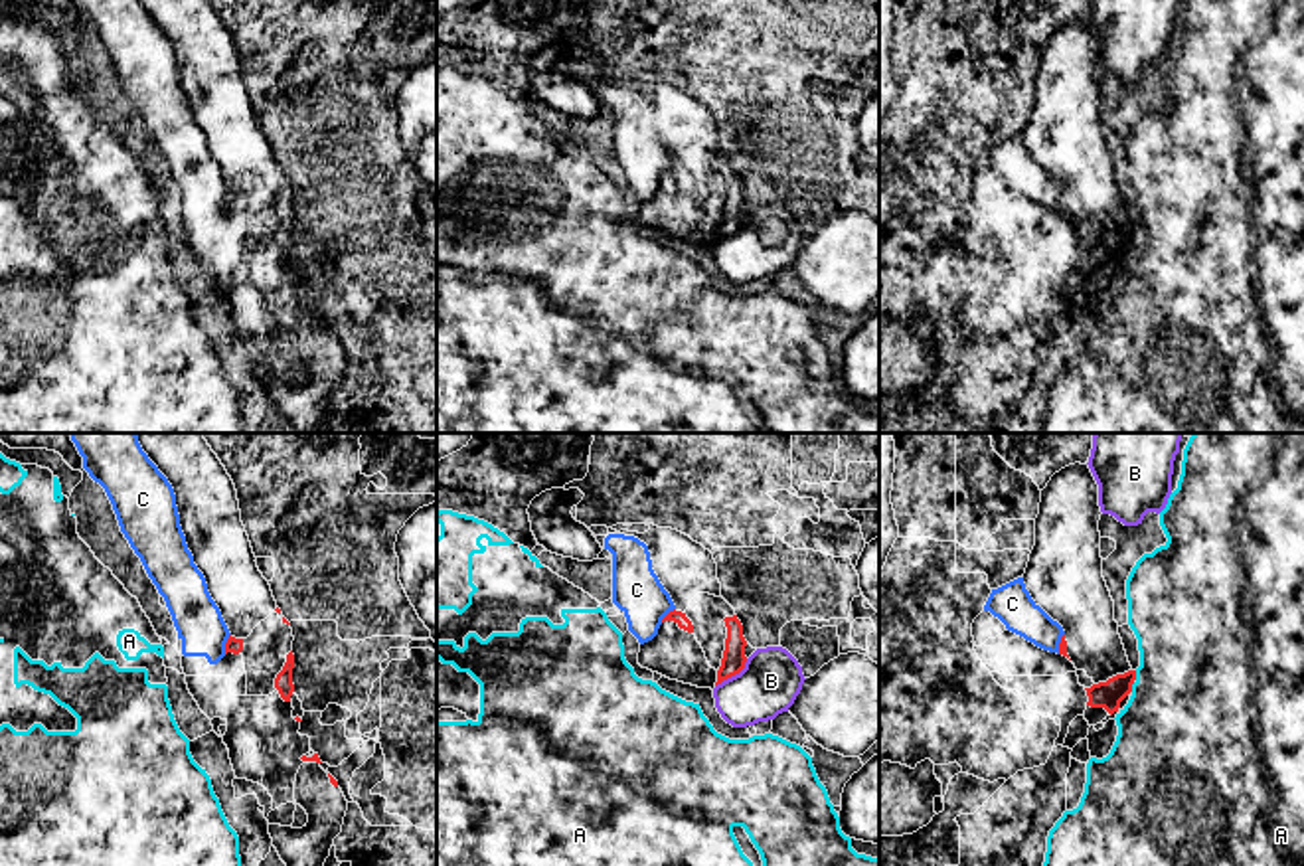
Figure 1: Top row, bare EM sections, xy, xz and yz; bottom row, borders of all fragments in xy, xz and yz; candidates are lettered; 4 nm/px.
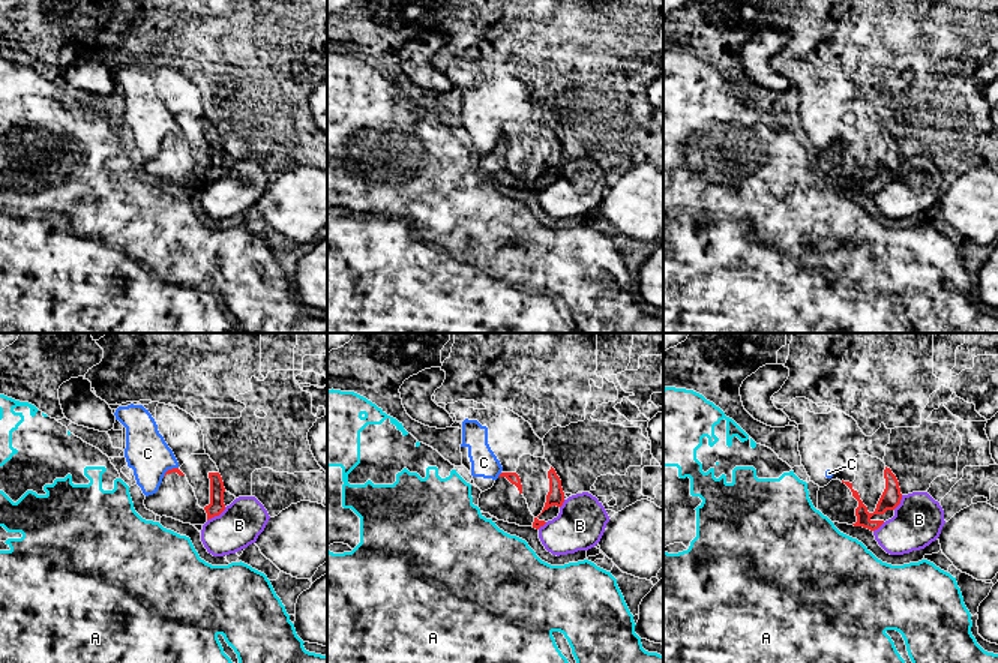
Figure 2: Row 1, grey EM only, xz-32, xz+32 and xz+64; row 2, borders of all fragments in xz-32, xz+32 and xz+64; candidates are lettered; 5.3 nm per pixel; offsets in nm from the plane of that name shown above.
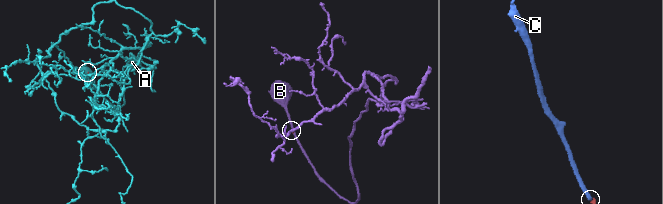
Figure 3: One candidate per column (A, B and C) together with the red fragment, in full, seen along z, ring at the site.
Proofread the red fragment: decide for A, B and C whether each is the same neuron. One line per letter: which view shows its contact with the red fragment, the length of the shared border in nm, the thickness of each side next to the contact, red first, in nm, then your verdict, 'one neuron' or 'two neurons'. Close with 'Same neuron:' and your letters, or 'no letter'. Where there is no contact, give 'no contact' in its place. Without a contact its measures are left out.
A: meets red in yz; contact 40 nm long; 120 nm thick on the red side, 480 nm on the other; two neurons
B: meets red in xz; contact 180 nm long; 100 nm thick on the red side, 240 nm on the other; two neurons
C: meets red in xy; contact 90 nm long; 70 nm thick on the red side, 190 nm on the other; two neurons
Same neuron: no letter

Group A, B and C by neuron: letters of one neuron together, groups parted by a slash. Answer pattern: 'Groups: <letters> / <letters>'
Groups: A / B / C

